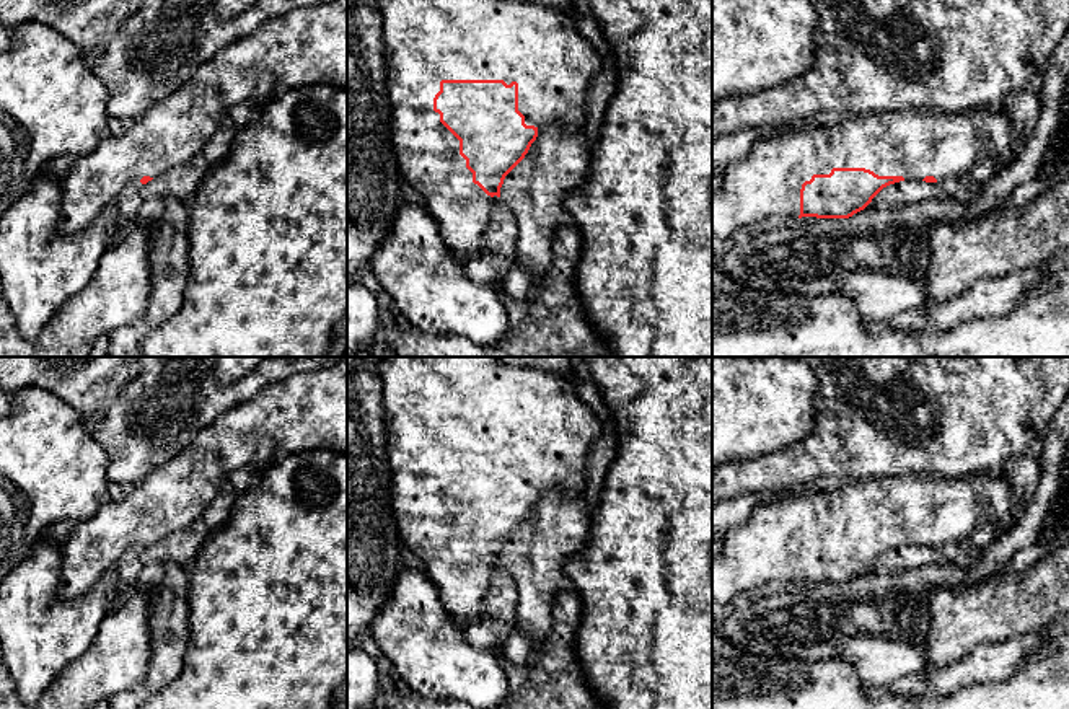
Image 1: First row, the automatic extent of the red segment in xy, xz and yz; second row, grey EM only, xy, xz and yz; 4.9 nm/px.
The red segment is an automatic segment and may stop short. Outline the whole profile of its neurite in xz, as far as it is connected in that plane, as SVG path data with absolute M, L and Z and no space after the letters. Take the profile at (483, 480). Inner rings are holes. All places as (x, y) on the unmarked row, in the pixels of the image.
M385 357L378 372L401 541L422 559L443 605L466 628L484 614L491 575L500 566L505 541L544 492L552 487L564 495L585 492L587 456L603 434L601 421L578 399L567 377L533 365L508 365L497 357Z

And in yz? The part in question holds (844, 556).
M908 473L756 505L748 520L720 538L720 551L712 559L712 598L728 605L741 593L784 582L849 583L890 549L966 543L978 525L999 522L1009 513L1010 497L1002 474L944 478Z

